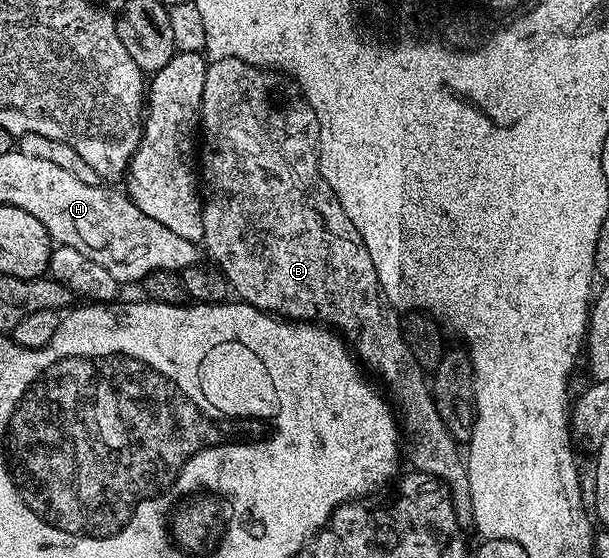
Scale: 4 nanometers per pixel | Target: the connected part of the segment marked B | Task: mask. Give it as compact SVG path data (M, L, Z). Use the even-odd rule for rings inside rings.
M225 57L219 61L210 61L206 66L204 75L204 99L202 100L202 115L200 118L200 185L204 190L205 201L202 207L202 222L204 223L204 235L201 244L206 245L208 252L214 256L213 264L221 269L226 277L229 288L239 293L241 300L247 305L256 307L265 313L273 313L283 319L295 321L308 321L321 323L327 327L333 327L349 344L353 352L360 358L361 364L371 374L379 373L382 376L381 384L388 390L395 406L402 405L400 409L400 421L408 432L414 436L414 446L410 449L410 457L414 460L413 468L420 473L431 473L438 477L444 484L450 486L454 495L454 508L458 511L459 518L470 517L470 488L466 478L466 466L463 454L458 454L459 446L456 444L446 425L440 419L436 411L436 403L432 396L431 386L428 384L427 374L416 363L412 351L408 351L408 343L402 334L402 322L399 310L391 305L380 287L380 279L376 275L376 267L372 263L372 255L368 255L368 247L360 239L360 231L352 227L352 219L344 211L340 199L332 191L332 187L322 177L323 166L318 165L318 153L314 148L320 145L320 113L313 109L306 101L301 89L294 84L291 78L284 73L272 69L263 69L260 65L244 63L235 57Z

